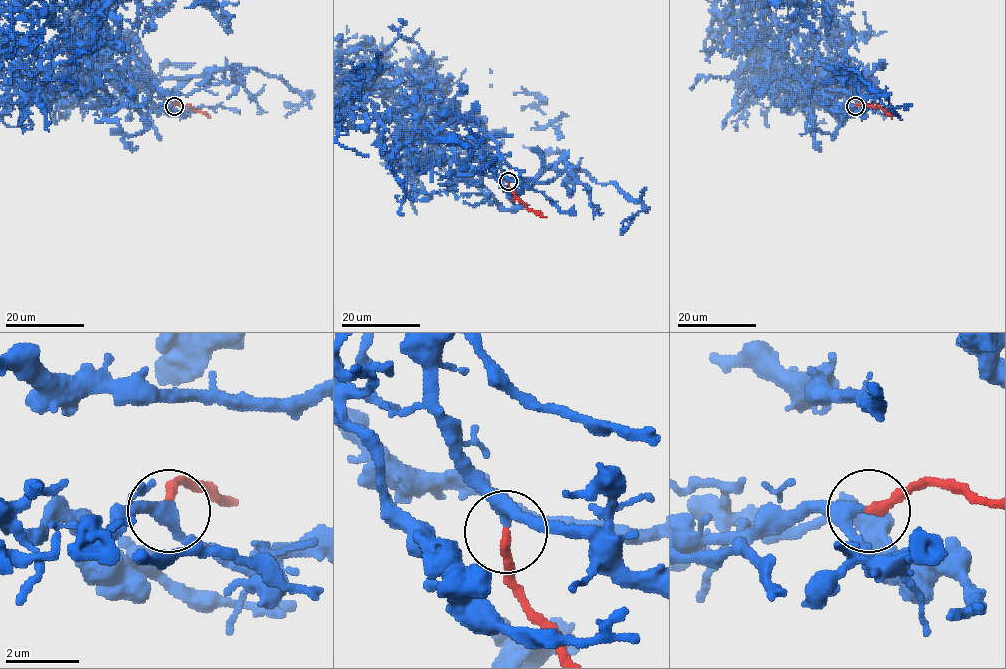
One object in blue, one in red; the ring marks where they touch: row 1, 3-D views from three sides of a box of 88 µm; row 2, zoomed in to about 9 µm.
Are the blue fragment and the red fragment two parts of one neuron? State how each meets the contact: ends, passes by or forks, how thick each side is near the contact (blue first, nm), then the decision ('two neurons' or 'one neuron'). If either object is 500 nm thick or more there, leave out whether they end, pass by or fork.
blue passes by | red ends | 320/240 nm | one neuron

